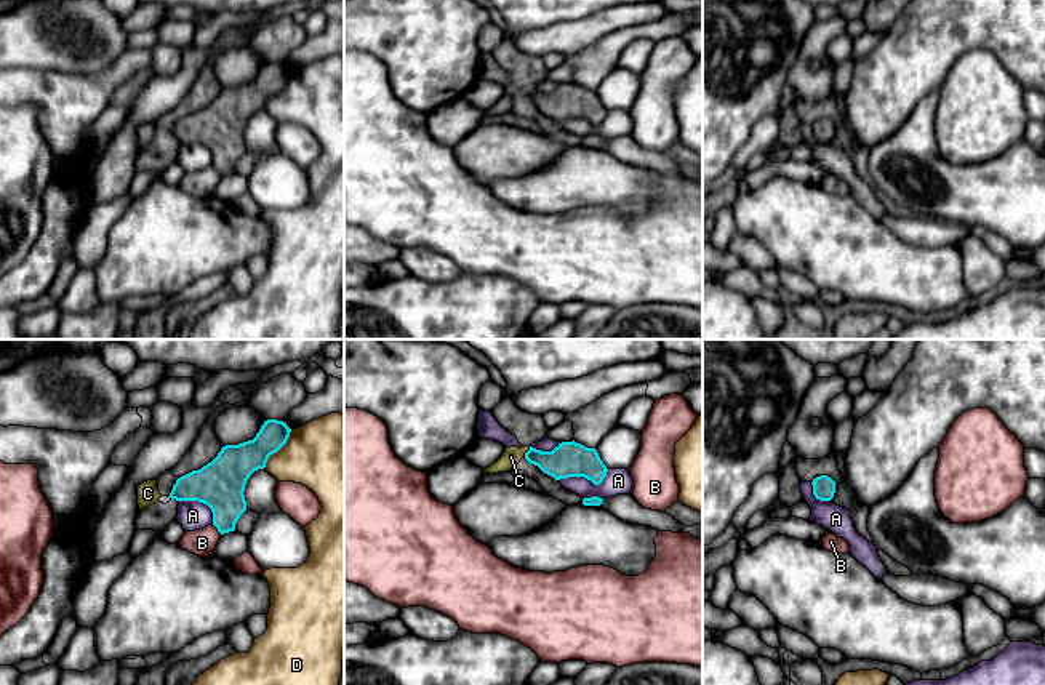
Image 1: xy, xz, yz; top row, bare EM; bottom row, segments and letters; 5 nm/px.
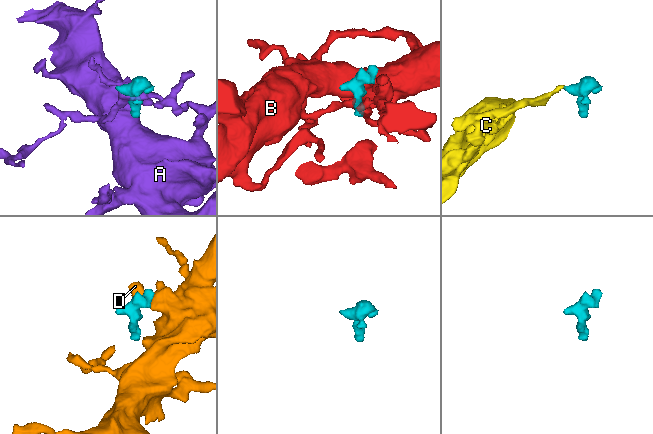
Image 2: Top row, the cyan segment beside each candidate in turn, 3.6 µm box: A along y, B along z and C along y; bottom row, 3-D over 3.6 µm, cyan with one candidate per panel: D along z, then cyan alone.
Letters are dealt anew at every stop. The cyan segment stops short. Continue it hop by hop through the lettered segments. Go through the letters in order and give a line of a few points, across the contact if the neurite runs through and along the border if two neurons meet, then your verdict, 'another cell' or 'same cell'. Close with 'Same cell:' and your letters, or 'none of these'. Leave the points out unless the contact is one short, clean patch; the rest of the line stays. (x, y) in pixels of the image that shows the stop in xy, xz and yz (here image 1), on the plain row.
A: another cell
B: another cell
C: xz (568, 101), (541, 101), (527, 93), (511, 98) | same cell
D: xy (292, 72), (288, 80), (269, 98), (263, 109) | another cell
Same cell: C

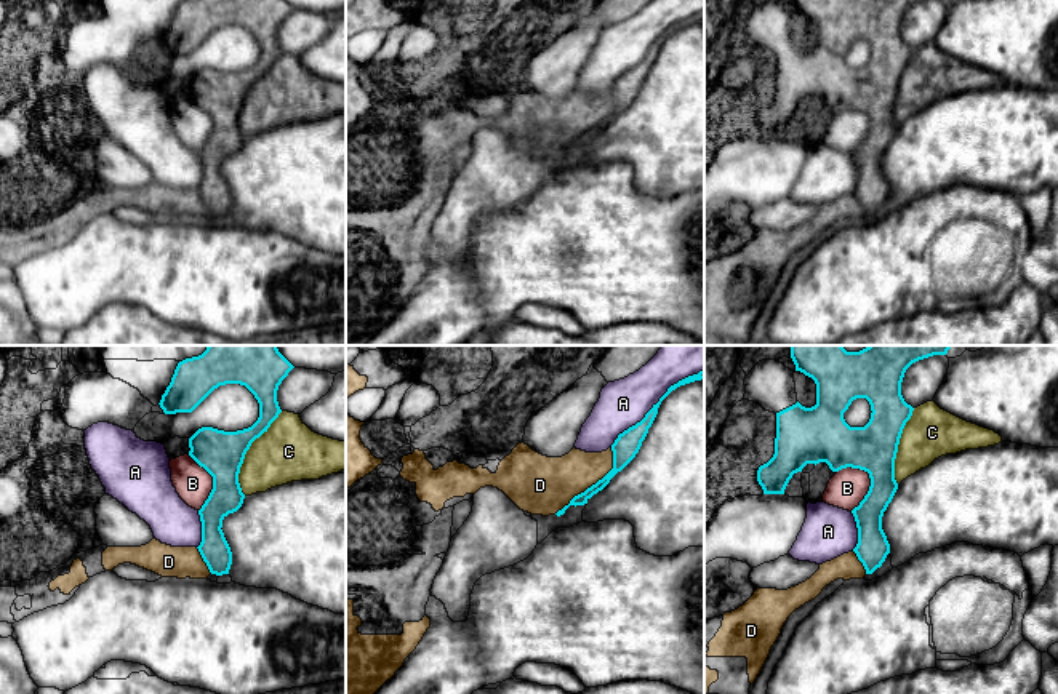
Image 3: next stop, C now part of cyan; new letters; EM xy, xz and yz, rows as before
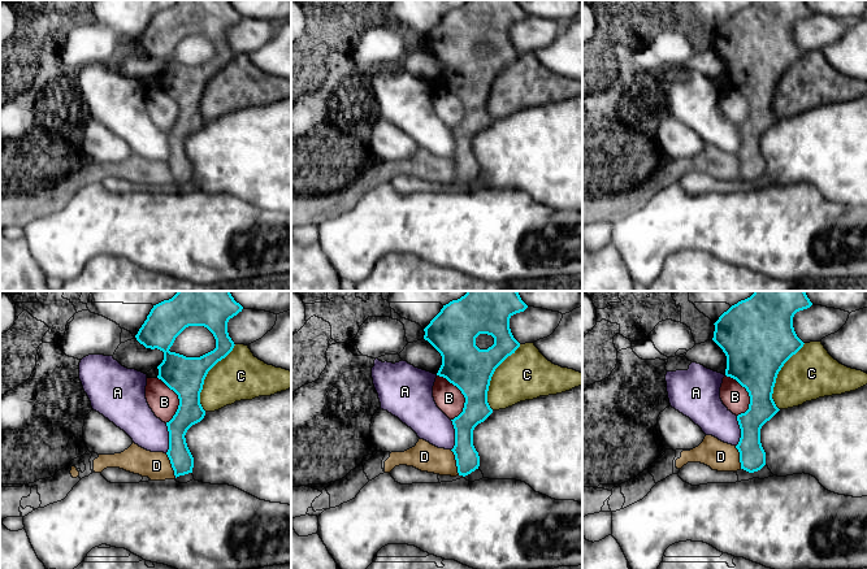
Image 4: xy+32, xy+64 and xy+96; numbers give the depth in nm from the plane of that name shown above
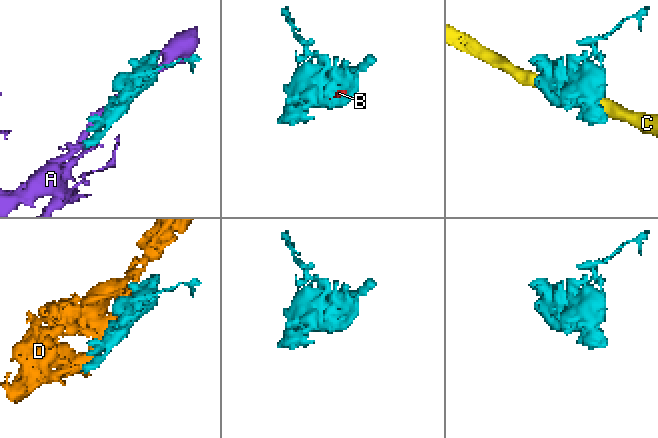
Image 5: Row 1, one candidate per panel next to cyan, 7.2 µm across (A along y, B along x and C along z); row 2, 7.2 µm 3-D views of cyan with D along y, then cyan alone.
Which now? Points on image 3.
A: another cell
B: another cell
C: another cell
D: same cell
Same cell: D

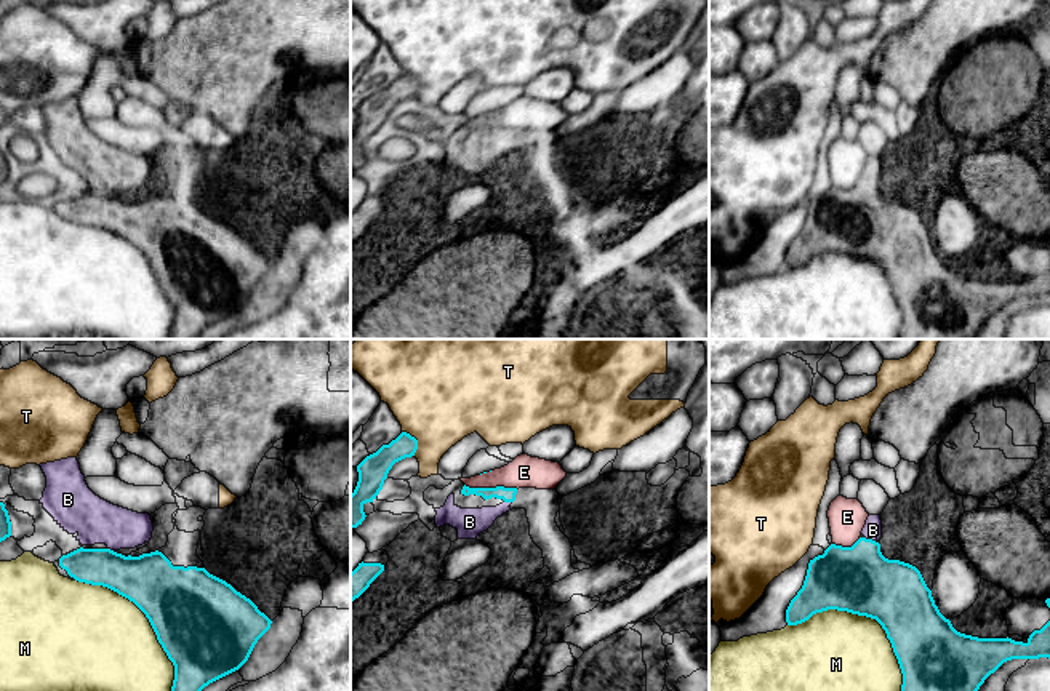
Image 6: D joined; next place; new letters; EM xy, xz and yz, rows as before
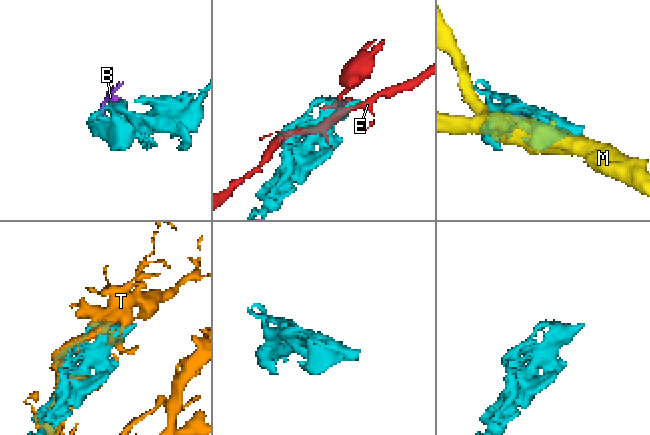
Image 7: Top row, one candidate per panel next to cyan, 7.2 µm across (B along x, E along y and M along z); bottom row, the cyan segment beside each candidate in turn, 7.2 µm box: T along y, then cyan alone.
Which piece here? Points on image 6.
B: yz (858, 221), (869, 181), (873, 171) | same cell
E: another cell
M: another cell
T: another cell
Same cell: B

